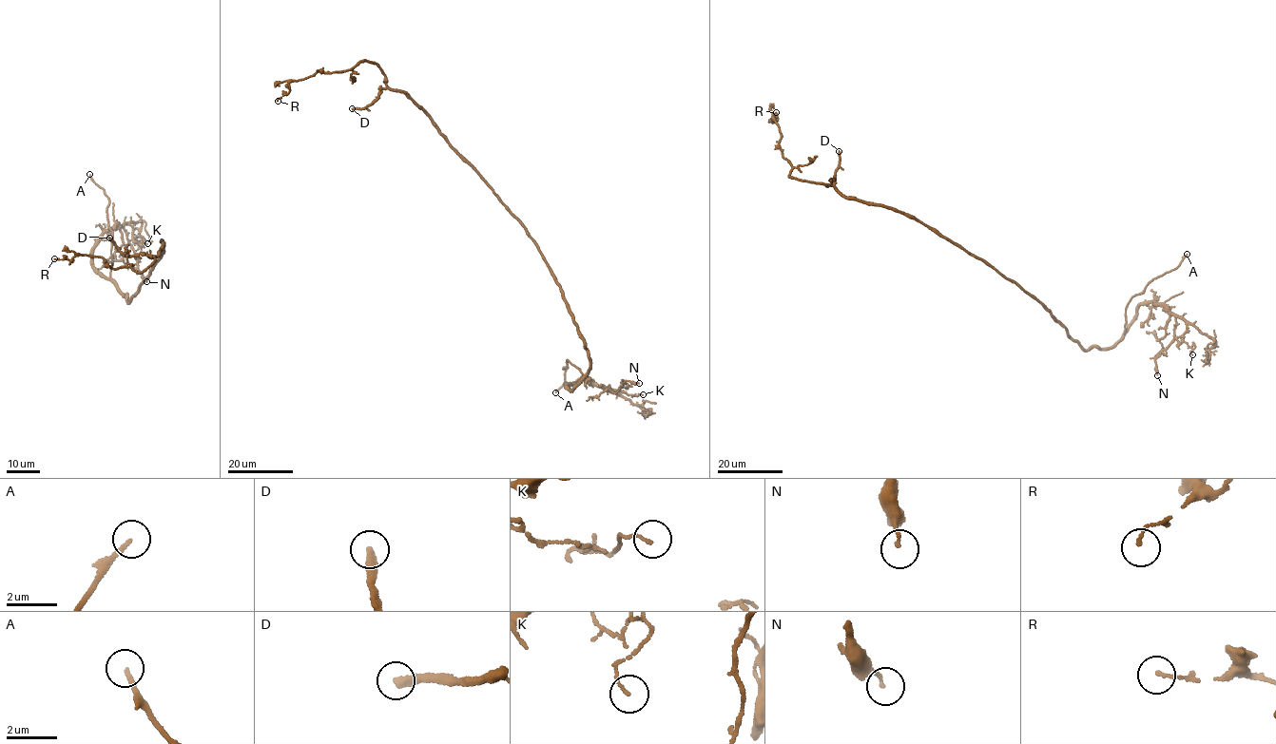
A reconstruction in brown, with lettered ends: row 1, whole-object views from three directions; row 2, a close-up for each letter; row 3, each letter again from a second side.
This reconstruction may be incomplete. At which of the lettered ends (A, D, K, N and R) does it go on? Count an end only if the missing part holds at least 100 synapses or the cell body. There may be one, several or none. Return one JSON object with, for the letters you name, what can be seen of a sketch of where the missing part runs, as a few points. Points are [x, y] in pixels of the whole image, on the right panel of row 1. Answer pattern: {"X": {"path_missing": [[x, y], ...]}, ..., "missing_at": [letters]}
{"A": {"path_missing": [[1187, 254], [1220, 227], [1238, 203], [1241, 205]]}, "D": {"path_missing": [[839, 151], [825, 131], [818, 132], [806, 120], [812, 111], [816, 111]]}, "missing_at": ["A", "D"]}

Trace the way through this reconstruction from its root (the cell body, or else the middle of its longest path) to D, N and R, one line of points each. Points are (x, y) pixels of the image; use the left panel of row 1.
D: (164, 253), (164, 245), (162, 241), (164, 247), (157, 256), (150, 257), (143, 253), (125, 256), (109, 238)
N: (164, 253), (128, 302), (126, 295), (96, 270), (93, 250), (108, 230), (123, 227), (146, 281)
R: (164, 253), (162, 241), (160, 253), (148, 257), (155, 258), (140, 272), (114, 269), (95, 256), (54, 258)

